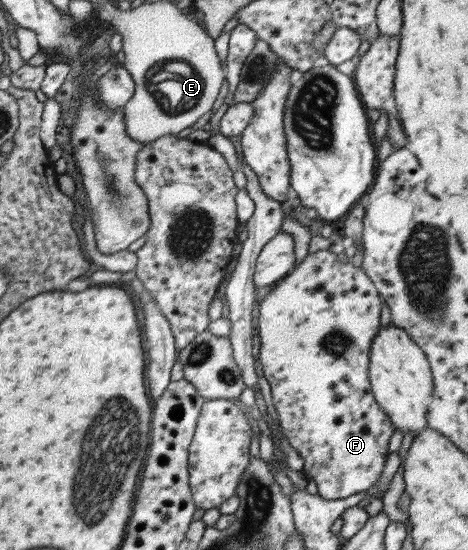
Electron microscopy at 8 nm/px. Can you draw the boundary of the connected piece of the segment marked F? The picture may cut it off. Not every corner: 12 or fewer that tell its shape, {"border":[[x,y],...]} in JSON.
{"border":[[308,253],[258,305],[259,362],[318,495],[382,475],[383,299]]}

